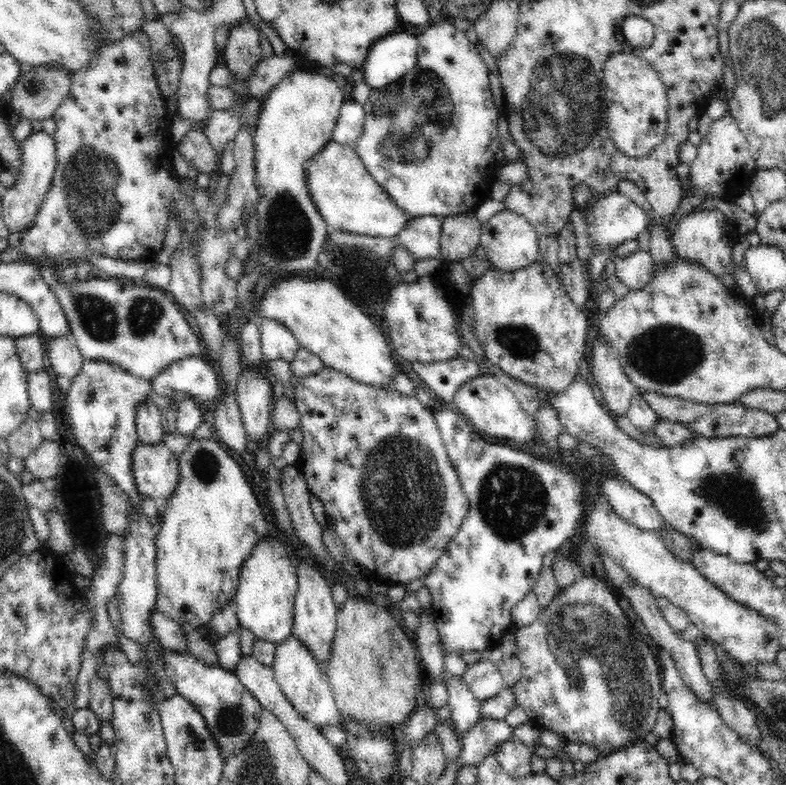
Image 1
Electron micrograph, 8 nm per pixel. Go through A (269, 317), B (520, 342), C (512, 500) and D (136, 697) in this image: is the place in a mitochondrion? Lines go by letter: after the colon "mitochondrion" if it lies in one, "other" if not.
A: other
B: mitochondrion
C: mitochondrion
D: other

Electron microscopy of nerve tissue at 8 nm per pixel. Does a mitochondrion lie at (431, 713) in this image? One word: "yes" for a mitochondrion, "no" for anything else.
no

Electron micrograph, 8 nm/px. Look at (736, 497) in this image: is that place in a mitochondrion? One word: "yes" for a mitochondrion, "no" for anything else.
yes

